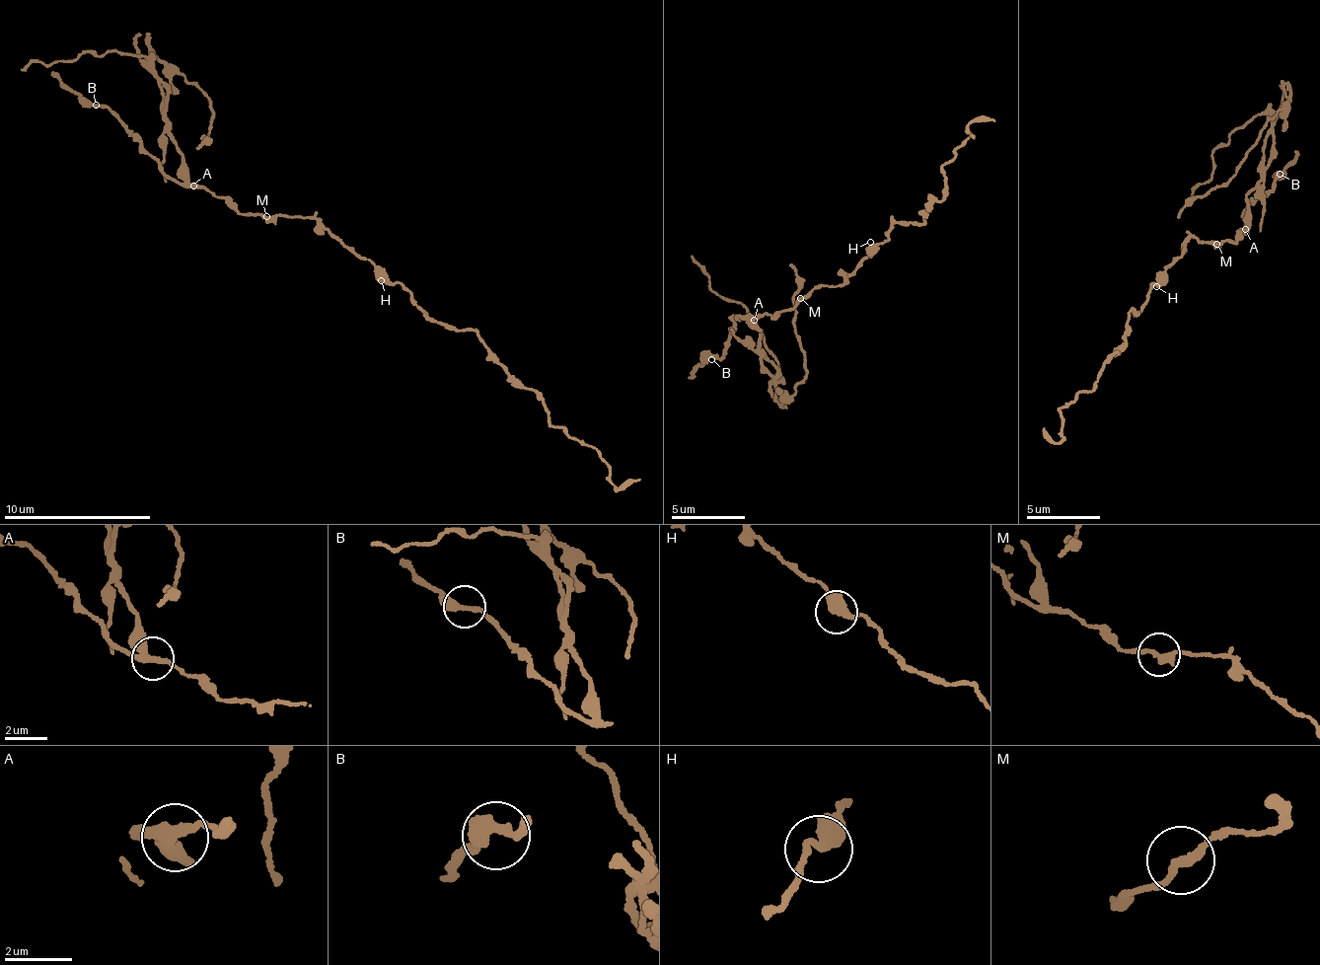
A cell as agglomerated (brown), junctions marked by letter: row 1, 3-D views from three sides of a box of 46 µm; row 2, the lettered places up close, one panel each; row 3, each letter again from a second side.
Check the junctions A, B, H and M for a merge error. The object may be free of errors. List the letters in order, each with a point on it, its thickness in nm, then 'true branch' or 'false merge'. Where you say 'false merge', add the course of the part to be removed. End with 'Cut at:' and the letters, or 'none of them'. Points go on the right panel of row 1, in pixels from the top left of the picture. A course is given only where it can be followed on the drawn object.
A: place (1245, 229); calibre 340 nm; false merge; course (1244, 230), (1249, 189), (1261, 179), (1263, 139), (1271, 118), (1287, 102), (1220, 187), (1193, 199), (1179, 219)
B: place (1280, 174); calibre 360 nm; true branch
H: place (1156, 286); calibre 400 nm; true branch
M: place (1216, 244); calibre 240 nm; true branch
Cut at: A

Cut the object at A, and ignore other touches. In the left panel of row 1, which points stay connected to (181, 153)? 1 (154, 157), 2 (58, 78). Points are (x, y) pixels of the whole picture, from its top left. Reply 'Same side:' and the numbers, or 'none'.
Same side: none

